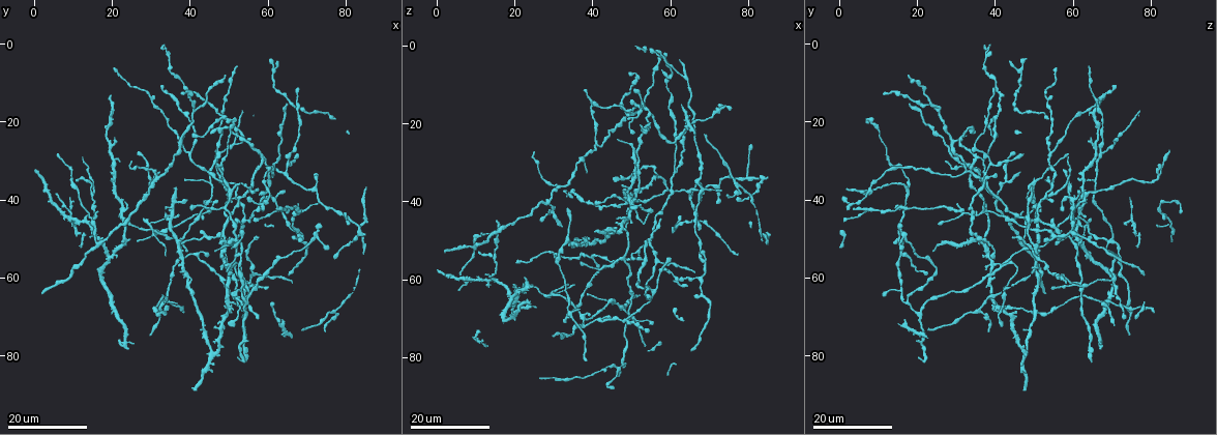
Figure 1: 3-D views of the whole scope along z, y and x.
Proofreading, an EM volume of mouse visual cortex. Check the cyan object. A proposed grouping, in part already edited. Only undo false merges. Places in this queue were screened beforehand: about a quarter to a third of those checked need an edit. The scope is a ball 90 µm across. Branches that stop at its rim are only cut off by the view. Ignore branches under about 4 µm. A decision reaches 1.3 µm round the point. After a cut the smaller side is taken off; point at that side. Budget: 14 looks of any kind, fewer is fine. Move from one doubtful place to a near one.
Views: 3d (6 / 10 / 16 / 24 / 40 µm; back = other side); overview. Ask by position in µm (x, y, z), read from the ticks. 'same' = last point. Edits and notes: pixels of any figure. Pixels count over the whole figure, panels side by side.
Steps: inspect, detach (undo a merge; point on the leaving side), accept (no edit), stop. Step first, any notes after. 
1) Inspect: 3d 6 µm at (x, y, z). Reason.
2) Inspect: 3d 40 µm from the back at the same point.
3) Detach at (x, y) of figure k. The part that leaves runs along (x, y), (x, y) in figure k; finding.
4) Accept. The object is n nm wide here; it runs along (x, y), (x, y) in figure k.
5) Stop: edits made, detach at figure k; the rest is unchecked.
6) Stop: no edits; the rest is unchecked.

Inspect: 3d 16 µm at (65.0, 30.5, 38.5). Branch point.

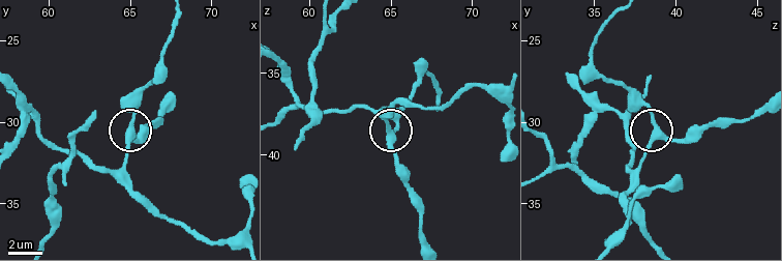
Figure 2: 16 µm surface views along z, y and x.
Inspect: 3d 6 µm at (65.0, 30.7, 39.2).

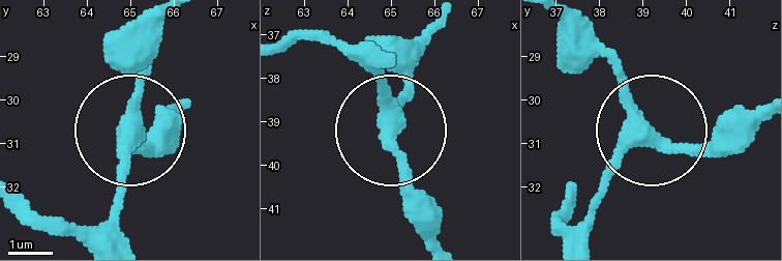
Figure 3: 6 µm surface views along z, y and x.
Accept. It runs along (567, 192), (555, 214), (570, 226), (656, 133), (741, 147) in figure 3; continuous, no second cell.

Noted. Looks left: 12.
Inspect: 3d 16 µm at (79.5, 44.0, 34.0). Three-way junction.

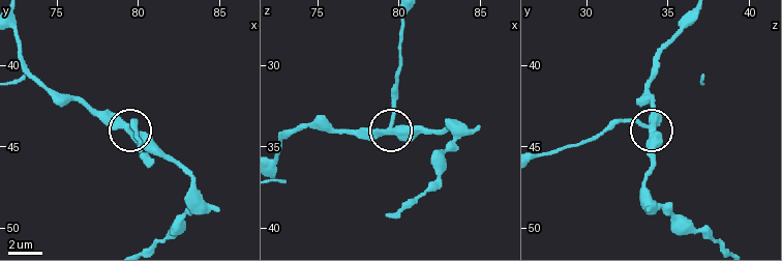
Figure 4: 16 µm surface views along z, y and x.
Inspect: 3d 10 µm at (79.5, 43.8, 33.7).

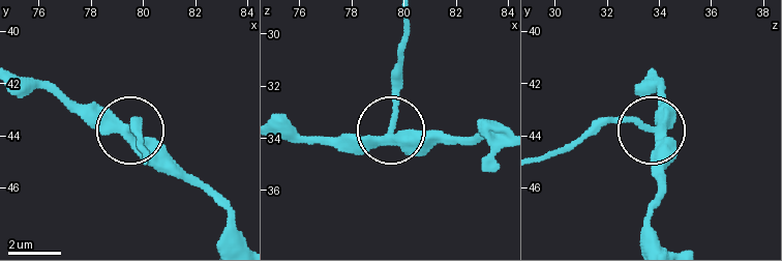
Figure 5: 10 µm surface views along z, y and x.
Accept. 3 arms meet here; one cell here.

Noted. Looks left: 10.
Inspect: 3d 16 µm at (29.5, 47.0, 63.5). Four arms meet.

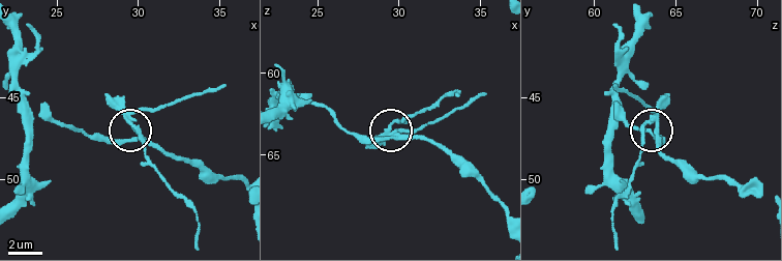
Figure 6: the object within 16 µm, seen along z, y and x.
Inspect: 3d 10 µm at (29.8, 47.2, 63.7).

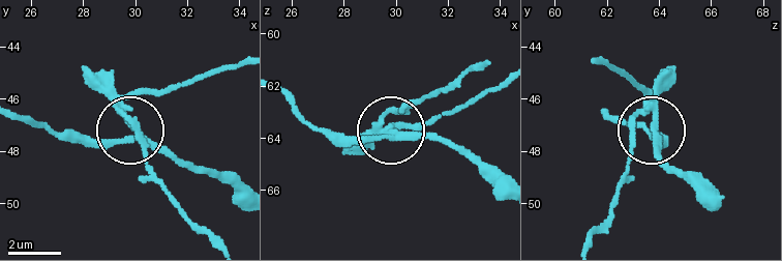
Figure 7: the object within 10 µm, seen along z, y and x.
Accept. The side arm is 11 µm long; 4 arms meet here; all the same cell.

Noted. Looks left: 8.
Inspect: 3d 16 µm at (48.0, 61.0, 70.5). Three-way junction.

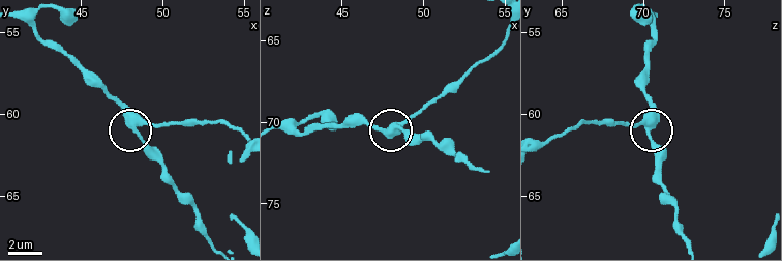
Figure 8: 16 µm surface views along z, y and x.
Inspect: 3d 10 µm at (48.6, 61.3, 70.2).

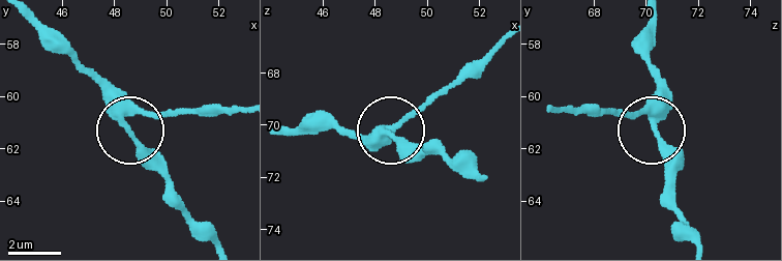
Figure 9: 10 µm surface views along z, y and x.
Accept. It runs along (241, 110), (148, 110), (134, 117), (129, 137), (166, 175) in figure 9; one cell here.

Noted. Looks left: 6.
Inspect: 3d 16 µm at (47.0, 27.5, 67.0). Three-way junction.

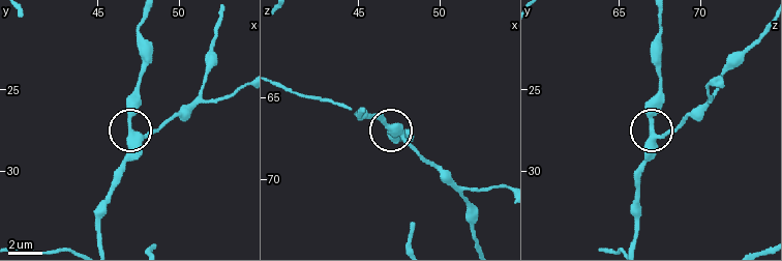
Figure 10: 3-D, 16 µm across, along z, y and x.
Inspect: 3d 6 µm at (47.3, 27.6, 67.0).

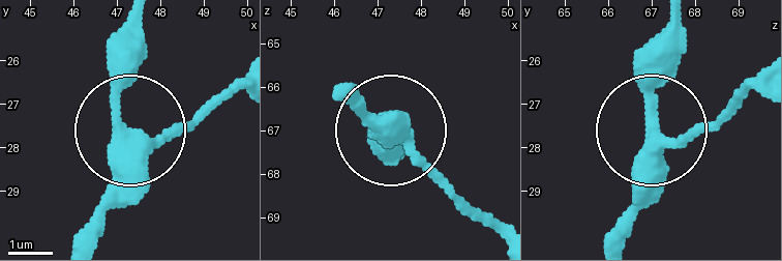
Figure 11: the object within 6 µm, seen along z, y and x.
Accept. The object is 330 nm wide here; all the same cell.

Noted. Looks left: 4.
Inspect: 3d 24 µm at (9.5, 44.0, 59.5). Four-way junction.

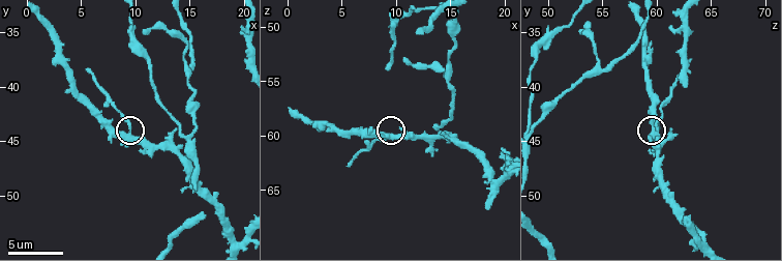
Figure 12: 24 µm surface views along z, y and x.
Inspect: 3d 10 µm at (9.0, 44.4, 60.2). Closer look.

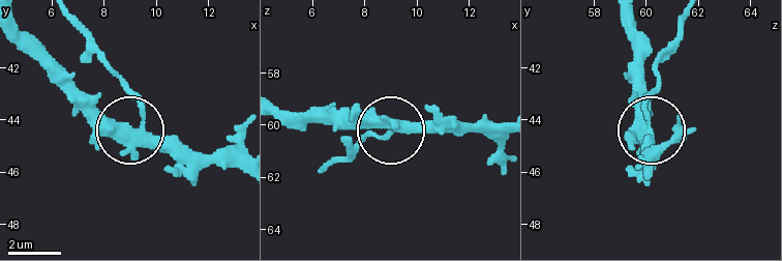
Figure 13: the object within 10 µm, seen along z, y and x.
Accept. 4 arms meet here; it runs along (647, 177), (647, 104), (660, 73) in figure 13; continuous, no second cell.

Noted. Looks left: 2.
Stop: no edits; the rest is unchecked.

